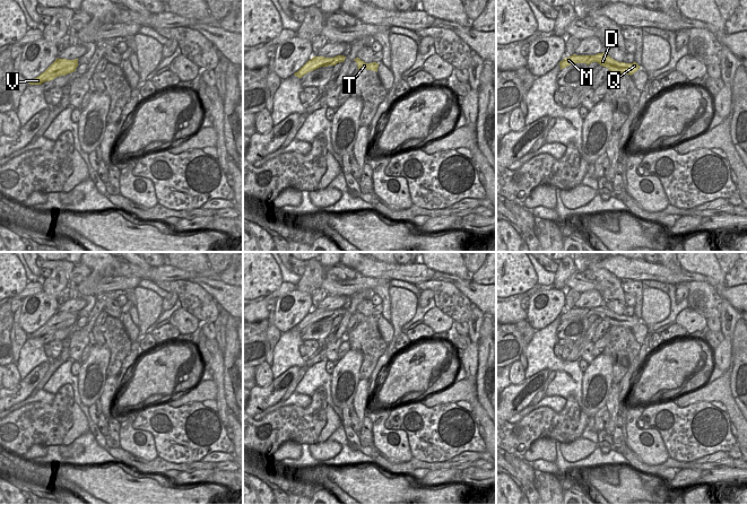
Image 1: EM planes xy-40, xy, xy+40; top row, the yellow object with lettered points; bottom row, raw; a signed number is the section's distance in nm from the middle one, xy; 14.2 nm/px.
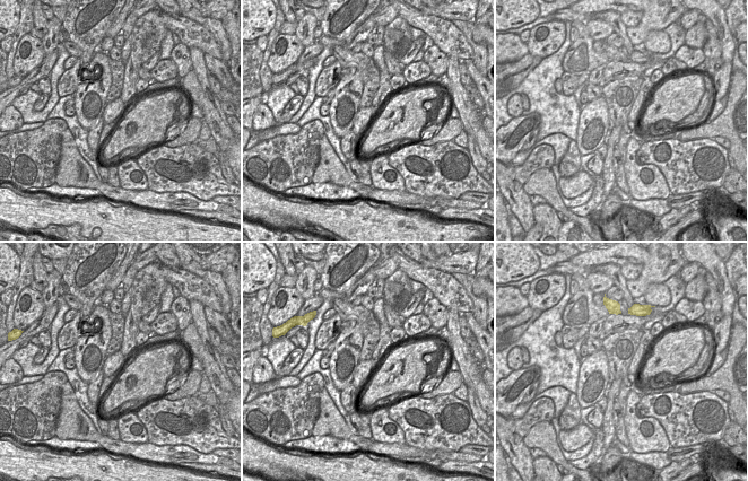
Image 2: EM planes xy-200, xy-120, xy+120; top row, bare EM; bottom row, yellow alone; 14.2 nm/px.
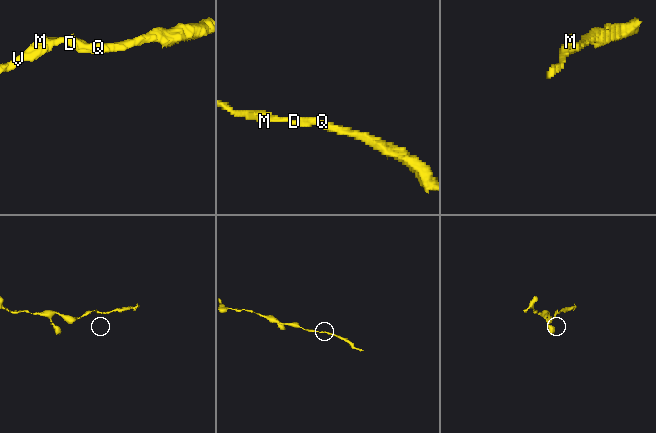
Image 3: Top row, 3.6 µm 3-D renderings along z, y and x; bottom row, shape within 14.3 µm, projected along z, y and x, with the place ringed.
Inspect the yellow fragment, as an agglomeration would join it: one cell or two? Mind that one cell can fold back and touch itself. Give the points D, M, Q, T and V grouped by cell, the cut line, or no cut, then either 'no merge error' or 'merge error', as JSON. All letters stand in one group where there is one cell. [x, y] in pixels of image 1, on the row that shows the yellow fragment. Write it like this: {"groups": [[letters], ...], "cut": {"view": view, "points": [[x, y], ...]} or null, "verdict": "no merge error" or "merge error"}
{"groups": [["D", "M", "Q", "T", "V"]], "cut": null, "verdict": "no merge error"}

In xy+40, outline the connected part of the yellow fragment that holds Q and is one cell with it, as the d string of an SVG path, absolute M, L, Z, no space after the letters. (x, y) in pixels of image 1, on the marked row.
M606 52L598 53L596 55L573 54L561 61L559 66L562 70L573 63L587 63L589 66L592 62L598 62L600 66L608 68L610 73L626 73L632 76L641 68L636 62L633 63L618 62L610 58Z

